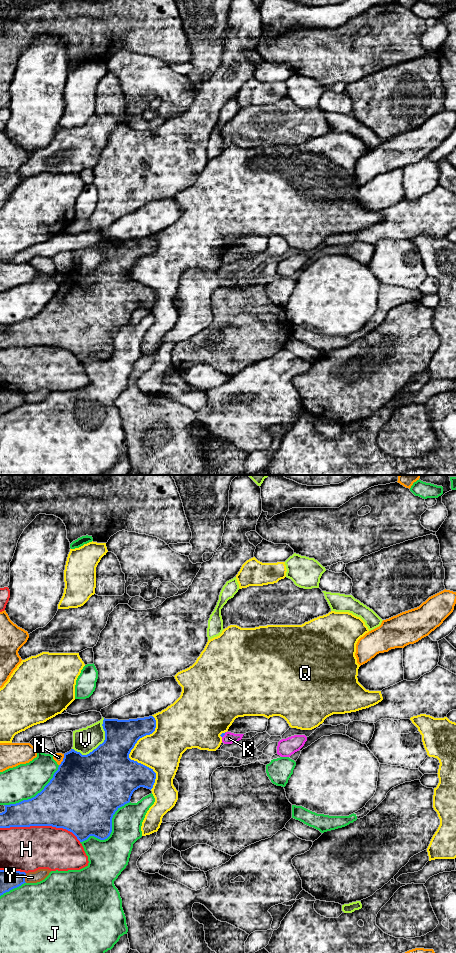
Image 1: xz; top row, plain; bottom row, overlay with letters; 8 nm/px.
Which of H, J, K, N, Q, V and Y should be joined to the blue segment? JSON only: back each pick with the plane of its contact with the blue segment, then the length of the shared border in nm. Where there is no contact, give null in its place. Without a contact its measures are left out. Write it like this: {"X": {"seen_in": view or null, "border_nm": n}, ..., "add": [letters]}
{"add": []}

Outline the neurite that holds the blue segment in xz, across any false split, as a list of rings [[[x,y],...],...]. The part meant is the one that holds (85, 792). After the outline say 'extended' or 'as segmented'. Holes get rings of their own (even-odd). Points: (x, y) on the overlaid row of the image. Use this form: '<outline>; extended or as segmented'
[[[153,716],[129,720],[104,718],[102,726],[105,731],[105,740],[96,749],[87,755],[71,749],[64,754],[58,770],[40,793],[31,799],[4,805],[5,811],[0,813],[0,828],[52,826],[72,832],[80,842],[87,840],[90,836],[100,840],[107,839],[112,832],[113,815],[120,807],[130,802],[133,792],[140,787],[150,790],[153,788],[156,773],[153,769],[131,760],[129,754],[140,738],[155,731],[156,720]]]; as segmented

